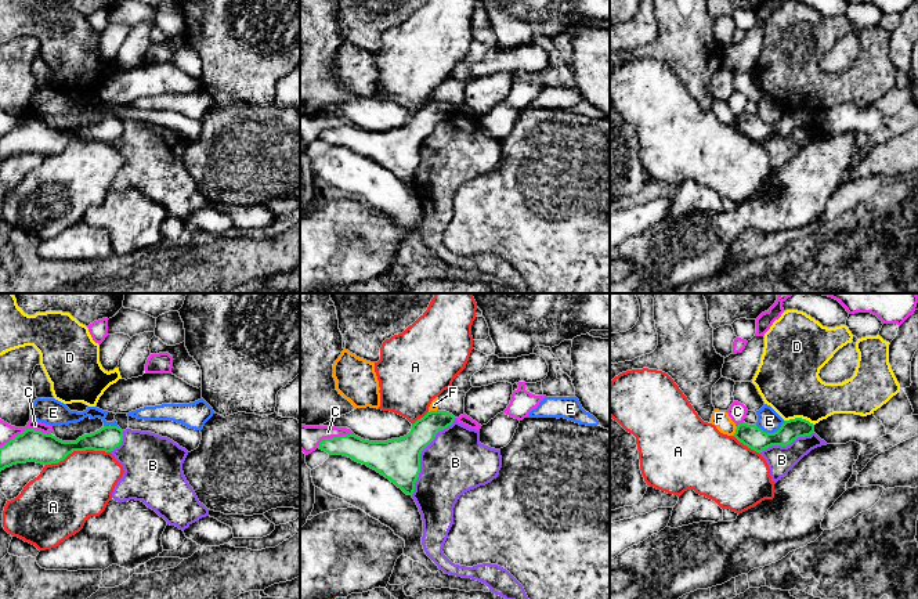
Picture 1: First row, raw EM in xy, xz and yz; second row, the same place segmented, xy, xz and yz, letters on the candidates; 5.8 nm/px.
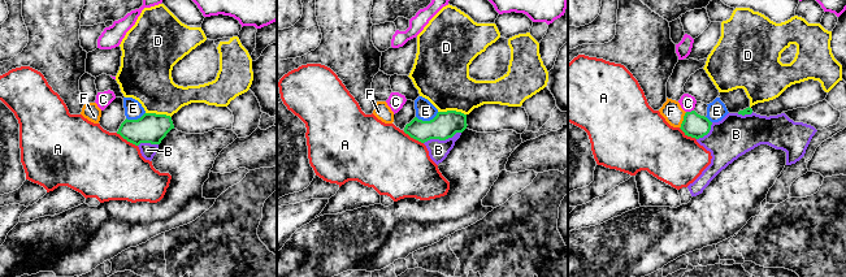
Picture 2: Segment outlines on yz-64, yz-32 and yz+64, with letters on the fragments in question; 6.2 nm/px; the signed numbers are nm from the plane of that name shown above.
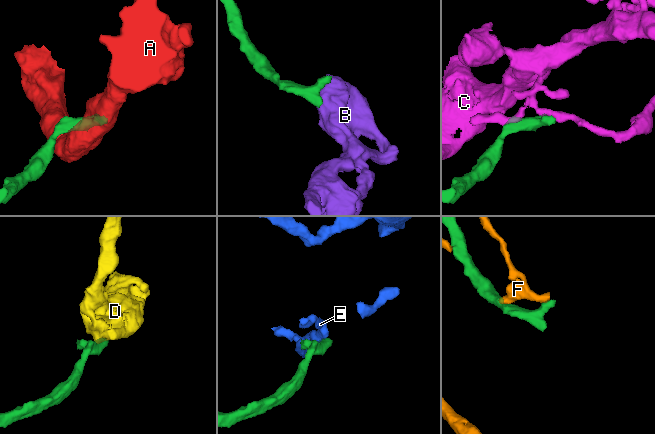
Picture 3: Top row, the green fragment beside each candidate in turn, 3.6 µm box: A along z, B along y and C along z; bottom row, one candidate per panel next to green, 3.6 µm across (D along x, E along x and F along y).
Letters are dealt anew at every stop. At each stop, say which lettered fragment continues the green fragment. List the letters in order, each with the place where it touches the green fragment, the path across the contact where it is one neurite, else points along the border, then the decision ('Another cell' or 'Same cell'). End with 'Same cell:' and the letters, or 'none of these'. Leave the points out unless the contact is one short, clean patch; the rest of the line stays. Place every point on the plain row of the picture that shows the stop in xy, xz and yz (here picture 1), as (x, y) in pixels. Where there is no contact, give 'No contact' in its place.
A: Touches green at xy (76, 140). Another cell
B: Touches green at xz (420, 143). Another cell
C: Touches green at xy (26, 119). Another cell
D: Touches green at yz (799, 108). Boundary: yz (784, 109), (805, 108), (813, 115). Another cell
E: Touches green at yz (770, 123). Another cell
F: Touches green at yz (736, 121). Another cell
Same cell: none of these

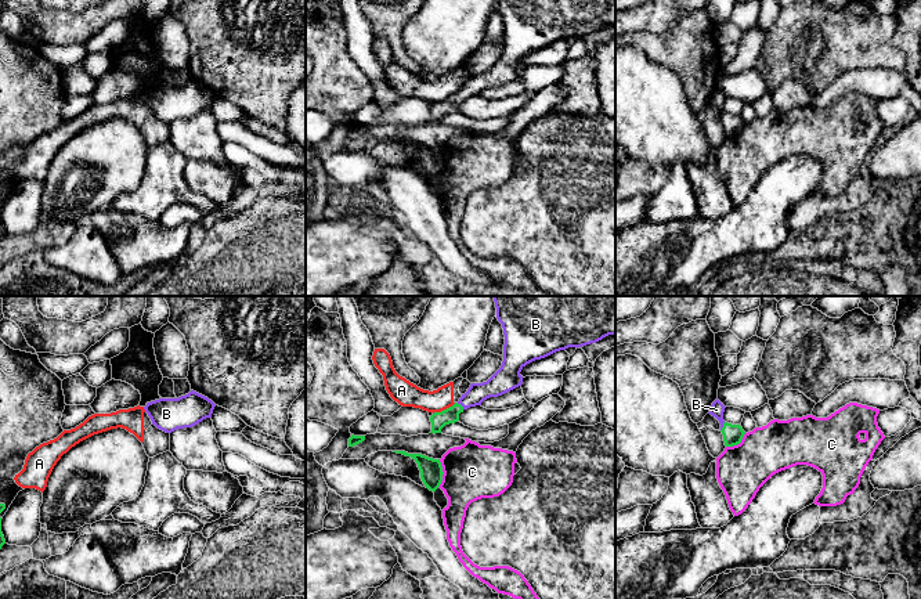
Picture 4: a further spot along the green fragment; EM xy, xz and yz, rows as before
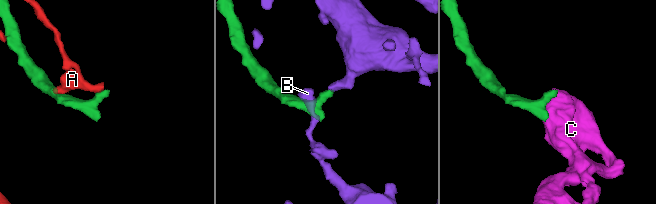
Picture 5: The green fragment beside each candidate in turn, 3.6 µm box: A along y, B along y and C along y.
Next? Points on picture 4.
A: Touches green at xz (444, 100). Another cell
B: Touches green at yz (723, 116). Path across: yz (733, 125), (723, 116), (717, 100). Same cell
C: Touches green at xz (443, 163). Another cell
Same cell: B

